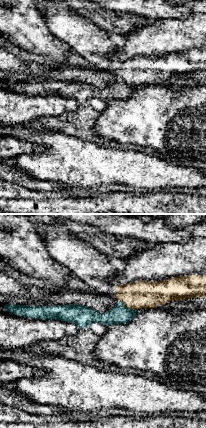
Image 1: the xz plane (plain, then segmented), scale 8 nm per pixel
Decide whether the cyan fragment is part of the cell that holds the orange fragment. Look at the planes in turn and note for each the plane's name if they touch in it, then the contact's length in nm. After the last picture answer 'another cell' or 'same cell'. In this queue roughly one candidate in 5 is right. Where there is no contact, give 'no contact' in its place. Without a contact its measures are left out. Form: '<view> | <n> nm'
xz | 160 nm

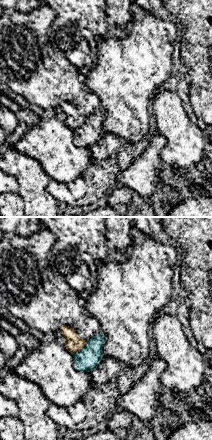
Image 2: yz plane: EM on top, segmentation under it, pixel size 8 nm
yz | 170 nm

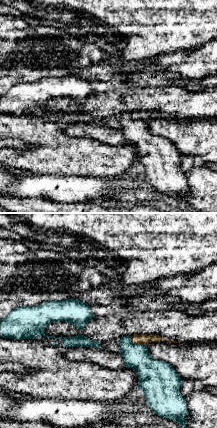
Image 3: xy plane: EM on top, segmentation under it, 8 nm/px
xy | 150 nm

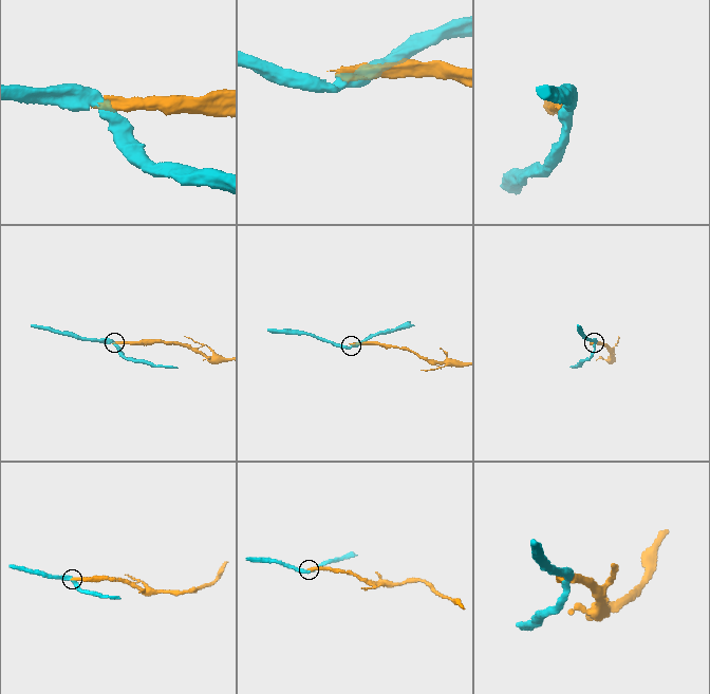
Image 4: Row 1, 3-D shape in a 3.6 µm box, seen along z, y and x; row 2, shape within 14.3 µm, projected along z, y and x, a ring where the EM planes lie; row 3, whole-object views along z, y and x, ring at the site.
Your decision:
another cell

